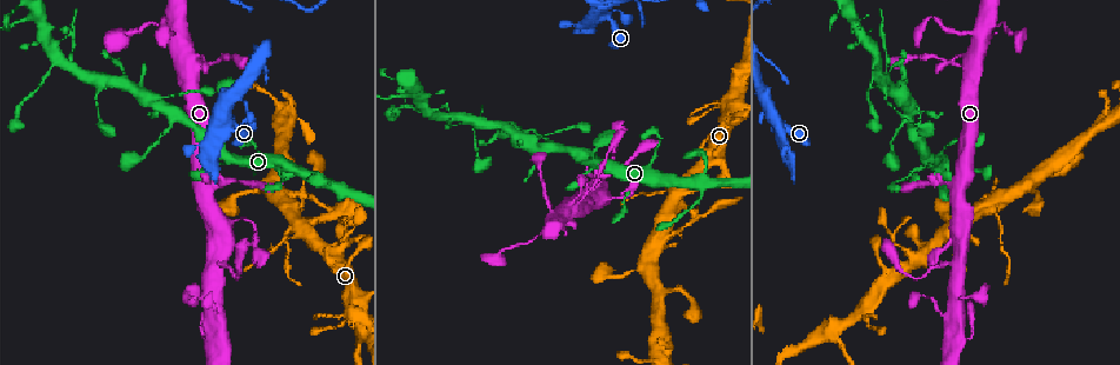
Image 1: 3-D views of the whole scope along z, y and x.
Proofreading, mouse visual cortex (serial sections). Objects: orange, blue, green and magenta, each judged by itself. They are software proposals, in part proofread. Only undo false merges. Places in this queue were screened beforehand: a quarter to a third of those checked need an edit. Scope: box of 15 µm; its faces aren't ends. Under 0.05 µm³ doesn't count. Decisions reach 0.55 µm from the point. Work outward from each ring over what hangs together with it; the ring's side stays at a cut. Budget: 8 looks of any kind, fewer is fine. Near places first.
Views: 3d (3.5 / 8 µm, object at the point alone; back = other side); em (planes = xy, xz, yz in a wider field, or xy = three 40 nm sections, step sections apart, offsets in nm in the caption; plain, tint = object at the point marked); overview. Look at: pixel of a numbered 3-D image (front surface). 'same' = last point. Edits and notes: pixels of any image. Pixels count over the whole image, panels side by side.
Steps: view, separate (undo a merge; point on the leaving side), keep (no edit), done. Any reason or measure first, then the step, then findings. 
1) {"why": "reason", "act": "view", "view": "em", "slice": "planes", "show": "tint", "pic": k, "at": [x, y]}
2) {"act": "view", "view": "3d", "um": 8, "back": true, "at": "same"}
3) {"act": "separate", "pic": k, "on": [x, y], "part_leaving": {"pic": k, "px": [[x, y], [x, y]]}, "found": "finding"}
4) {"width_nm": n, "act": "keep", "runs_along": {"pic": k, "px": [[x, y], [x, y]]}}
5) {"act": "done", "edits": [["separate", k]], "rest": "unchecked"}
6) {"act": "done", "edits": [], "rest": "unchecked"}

{"why": "a narrow waist", "act": "view", "view": "3d", "um": 3.5, "back": true, "pic": 1, "at": [239, 180]}

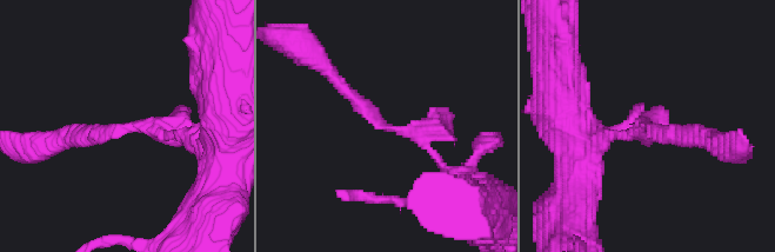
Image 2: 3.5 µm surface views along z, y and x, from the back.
{"why": "need the tissue", "act": "view", "view": "em", "slice": "planes", "show": "tint", "pic": 2, "at": [129, 131]}

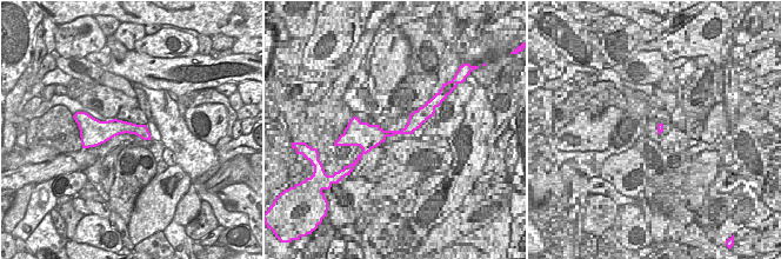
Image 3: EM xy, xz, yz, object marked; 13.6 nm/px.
{"why": "another direction", "act": "view", "view": "em", "slice": "xy", "step": 1, "show": "tint", "at": "same"}

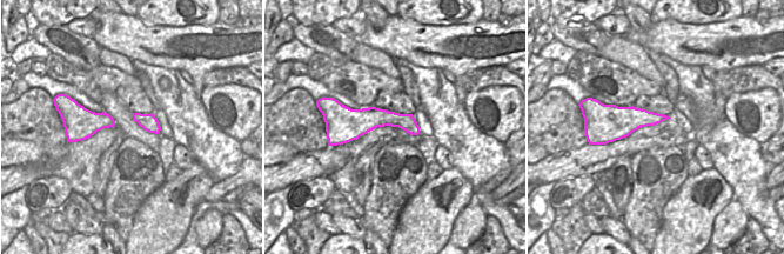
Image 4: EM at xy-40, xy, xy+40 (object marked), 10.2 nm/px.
{"act": "keep", "runs_along": {"pic": 2, "px": [[448, 170], [329, 73]]}, "found": "one cell here"}

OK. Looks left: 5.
{"act": "view", "view": "3d", "um": 3.5, "pic": 1, "at": [686, 224]}

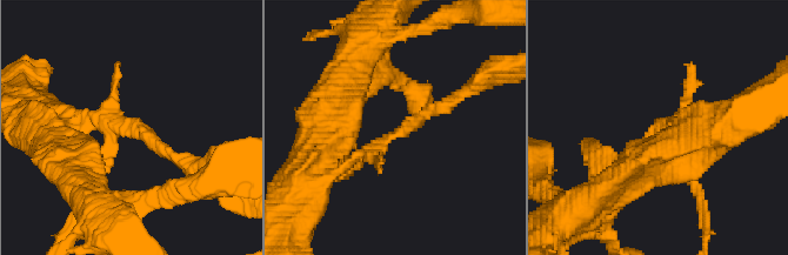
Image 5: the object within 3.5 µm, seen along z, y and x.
{"why": "shape alone is not enough", "act": "view", "view": "em", "slice": "xy", "step": 1, "show": "tint", "pic": 5, "at": [387, 139]}

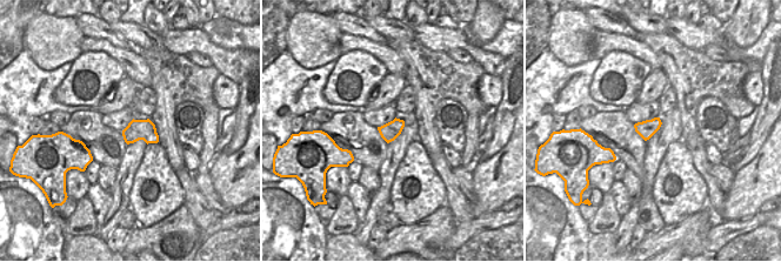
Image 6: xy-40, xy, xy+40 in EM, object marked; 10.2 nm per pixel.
{"act": "keep", "found": "one cell here"}

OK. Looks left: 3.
{"why": "two arms at a narrow angle", "act": "view", "view": "3d", "um": 3.5, "pic": 1, "at": [211, 340]}

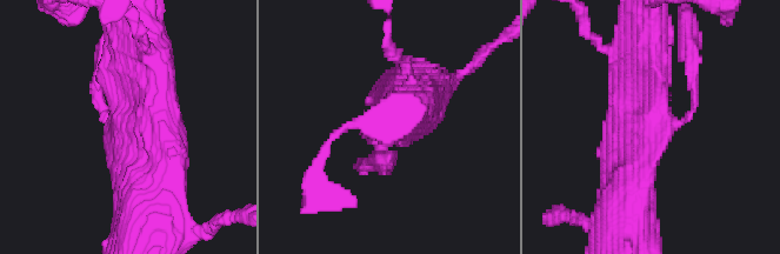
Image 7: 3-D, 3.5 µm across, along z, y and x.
{"act": "view", "view": "em", "slice": "xy", "step": 3, "show": "tint", "pic": 7, "at": [131, 119]}

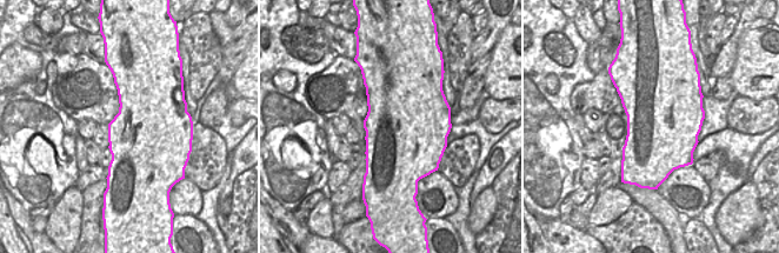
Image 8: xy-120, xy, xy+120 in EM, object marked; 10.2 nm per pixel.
{"why": "another direction", "act": "view", "view": "em", "slice": "xy", "step": 1, "show": "tint", "at": "same"}

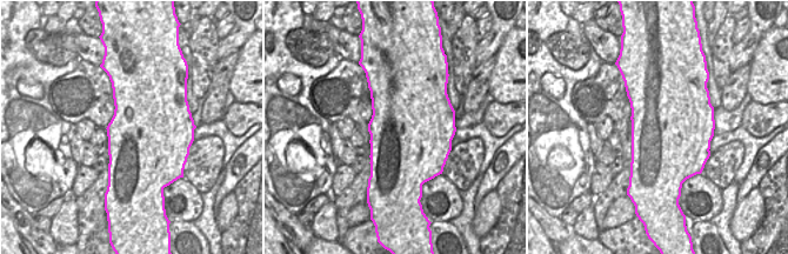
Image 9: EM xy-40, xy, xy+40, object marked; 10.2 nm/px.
{"act": "keep", "runs_along": {"pic": 7, "px": [[644, 32], [652, 121], [679, 125], [694, 104]]}, "found": "all the same cell"}

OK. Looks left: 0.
{"act": "done", "edits": [], "rest": "unchecked"}

